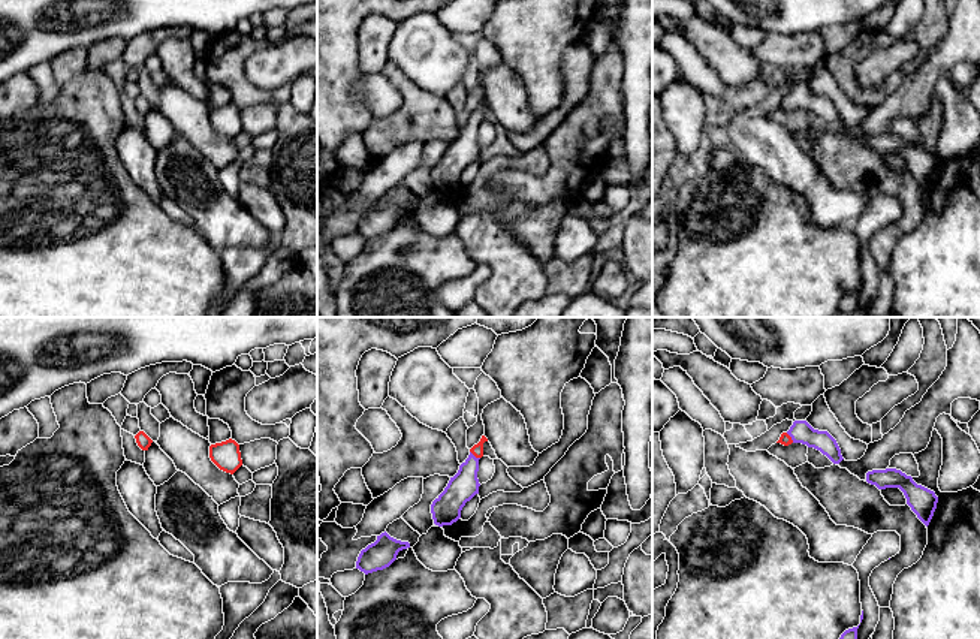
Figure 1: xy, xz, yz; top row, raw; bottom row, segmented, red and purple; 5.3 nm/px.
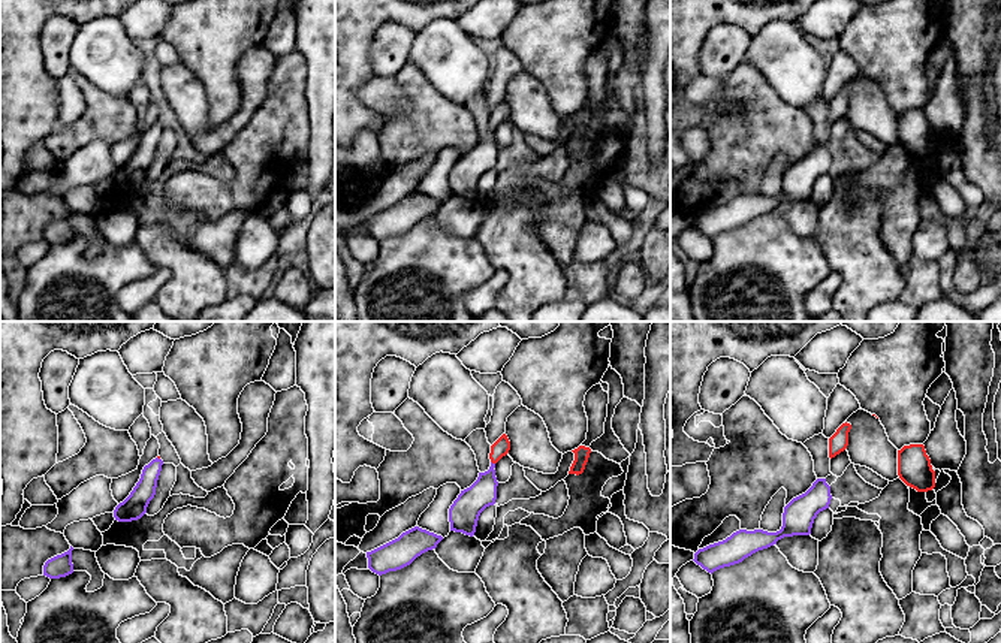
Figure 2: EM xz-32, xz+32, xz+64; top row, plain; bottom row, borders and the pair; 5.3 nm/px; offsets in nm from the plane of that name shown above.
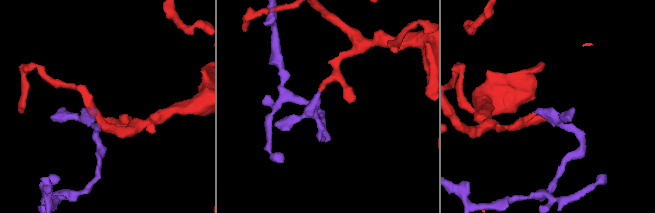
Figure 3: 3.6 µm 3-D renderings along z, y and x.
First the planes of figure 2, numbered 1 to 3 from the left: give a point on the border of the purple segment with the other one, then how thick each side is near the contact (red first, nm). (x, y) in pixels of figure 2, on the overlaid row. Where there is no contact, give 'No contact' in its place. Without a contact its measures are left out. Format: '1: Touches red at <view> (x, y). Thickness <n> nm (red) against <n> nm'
1: No contact
2: Touches red at xz+32 (493, 462). Thickness 90 nm (red) against 160 nm
3: No contact

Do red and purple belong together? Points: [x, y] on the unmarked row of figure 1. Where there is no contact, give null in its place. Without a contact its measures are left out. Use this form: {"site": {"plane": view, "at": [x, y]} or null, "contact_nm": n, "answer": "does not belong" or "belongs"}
{"site": {"plane": "xz", "at": [475, 120]}, "contact_nm": 70, "answer": "belongs"}

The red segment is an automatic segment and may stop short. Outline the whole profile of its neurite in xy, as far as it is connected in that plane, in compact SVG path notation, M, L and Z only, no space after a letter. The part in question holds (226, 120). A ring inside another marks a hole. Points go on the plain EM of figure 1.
M232 103L211 109L209 123L220 135L230 139L242 130L239 109Z

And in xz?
M482 100L480 106L470 114L470 120L459 130L458 138L450 142L444 156L432 166L431 178L435 190L443 192L456 187L465 168L479 159L477 136L485 106L488 103Z

